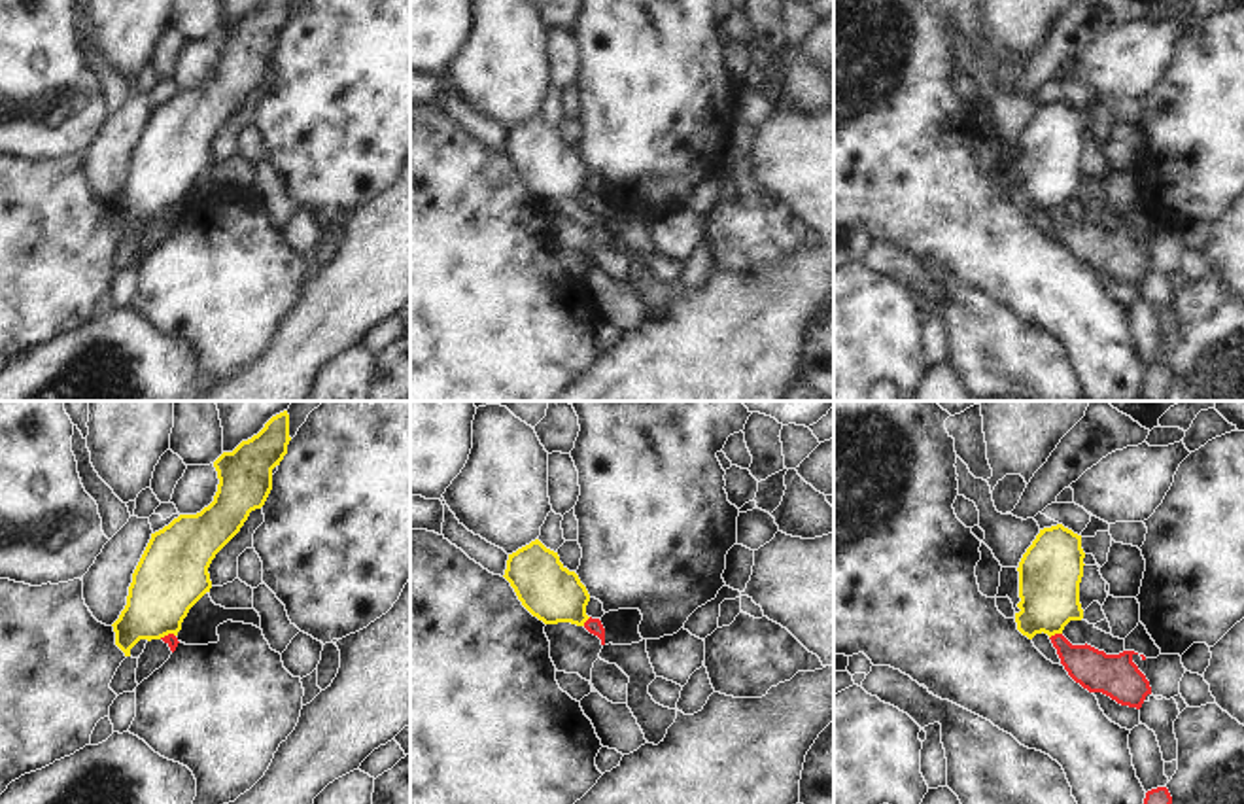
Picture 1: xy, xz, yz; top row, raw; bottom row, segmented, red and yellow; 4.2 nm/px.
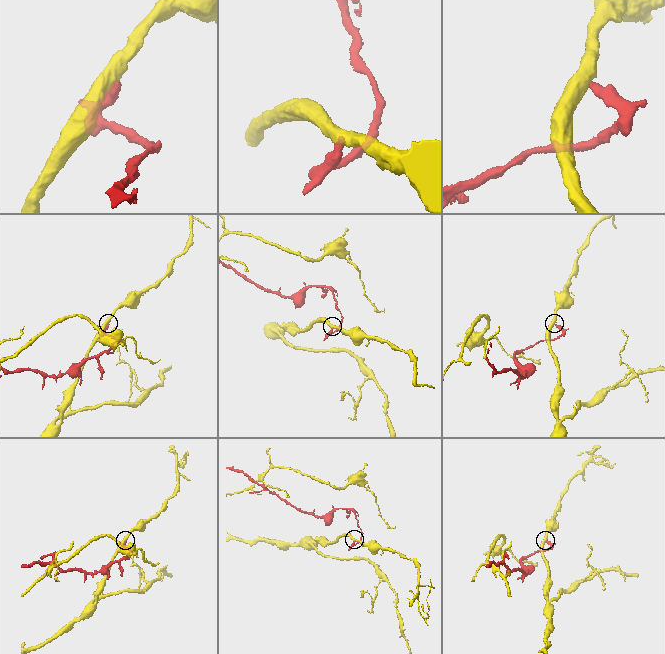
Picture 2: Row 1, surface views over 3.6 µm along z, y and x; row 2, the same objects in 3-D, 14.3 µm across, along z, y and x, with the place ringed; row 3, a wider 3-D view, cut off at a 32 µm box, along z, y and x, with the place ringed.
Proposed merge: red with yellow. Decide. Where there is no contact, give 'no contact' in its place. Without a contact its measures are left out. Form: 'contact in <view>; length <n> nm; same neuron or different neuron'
contact in yz; length 60 nm; different neuron

